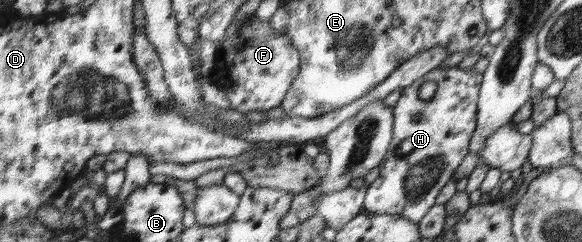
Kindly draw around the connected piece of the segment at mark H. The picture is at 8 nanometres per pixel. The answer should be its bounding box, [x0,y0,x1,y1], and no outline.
[363,67,482,223]

